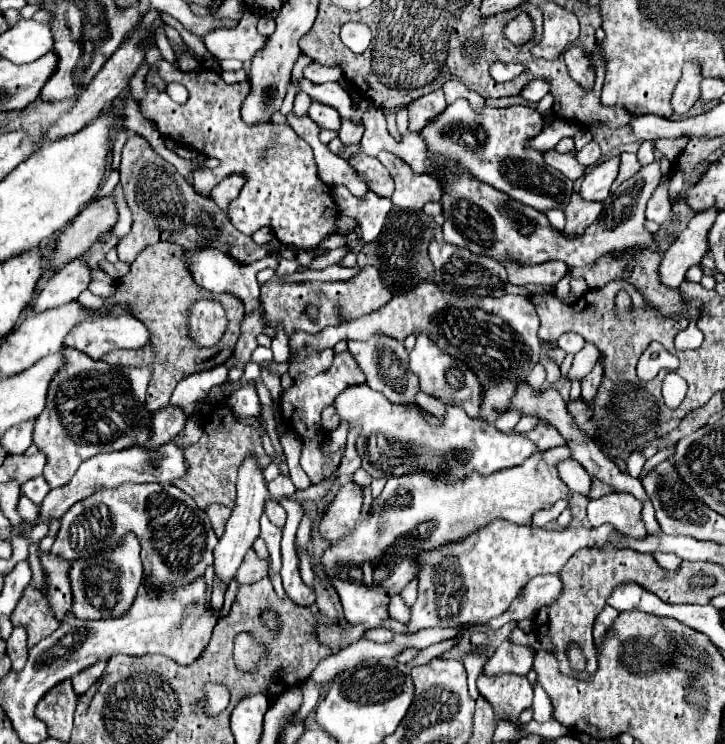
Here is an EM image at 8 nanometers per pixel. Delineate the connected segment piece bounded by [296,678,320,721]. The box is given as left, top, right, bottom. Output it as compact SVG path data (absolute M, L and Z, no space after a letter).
M308 678L304 681L300 688L303 692L303 704L296 714L296 718L304 721L308 717L308 715L313 711L319 701L320 693L319 688L314 684L314 682Z

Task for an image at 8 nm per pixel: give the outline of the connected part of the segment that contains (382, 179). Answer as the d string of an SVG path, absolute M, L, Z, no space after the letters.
M355 152L355 154L349 158L349 164L351 164L357 172L365 174L365 178L371 182L371 184L369 184L369 190L371 190L371 192L375 192L375 194L379 194L379 196L385 196L385 198L391 198L393 188L395 188L393 178L391 178L389 170L387 170L377 158L369 158L369 156L361 154L361 152Z

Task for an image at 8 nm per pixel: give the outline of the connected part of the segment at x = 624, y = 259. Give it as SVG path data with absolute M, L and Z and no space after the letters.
M633 246L633 248L627 248L621 256L611 254L611 252L603 254L601 258L595 260L595 264L591 268L585 270L583 278L589 284L589 288L601 288L601 286L605 286L607 282L611 282L615 278L625 278L625 280L633 282L641 290L641 294L649 300L649 304L653 304L659 312L665 312L665 314L685 314L685 316L691 316L691 322L695 322L695 318L699 316L699 304L683 302L677 290L665 286L661 282L661 276L657 274L659 264L661 264L661 254L659 252L653 252L649 246Z

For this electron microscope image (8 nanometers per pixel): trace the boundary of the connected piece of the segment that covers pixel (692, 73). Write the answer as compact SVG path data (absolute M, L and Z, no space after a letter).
M687 64L687 68L683 68L683 80L679 80L679 84L673 92L673 98L671 98L671 106L677 116L687 114L691 110L691 106L697 102L701 80L703 78L699 76L697 64Z

